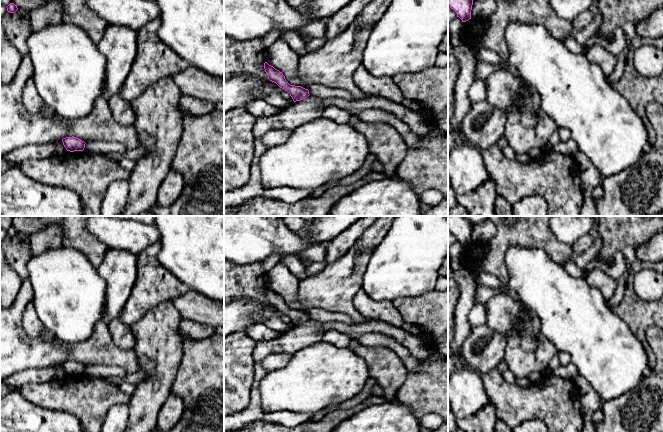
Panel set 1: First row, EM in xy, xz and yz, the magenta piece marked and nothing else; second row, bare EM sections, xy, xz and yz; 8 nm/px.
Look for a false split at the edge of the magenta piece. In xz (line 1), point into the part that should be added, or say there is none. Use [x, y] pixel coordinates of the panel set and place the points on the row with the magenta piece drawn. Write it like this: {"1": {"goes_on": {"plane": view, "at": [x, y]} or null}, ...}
{"1": {"goes_on": null}}

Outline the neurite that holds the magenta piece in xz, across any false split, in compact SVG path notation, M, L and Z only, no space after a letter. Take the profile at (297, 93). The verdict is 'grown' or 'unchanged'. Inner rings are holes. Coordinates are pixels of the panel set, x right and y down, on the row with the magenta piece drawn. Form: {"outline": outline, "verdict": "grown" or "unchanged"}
{"outline": "M267 62L264 63L264 69L268 76L268 79L276 83L280 88L287 91L294 102L305 99L310 95L308 89L305 89L301 86L290 85L286 81L283 73L275 69L273 66L269 65Z", "verdict": "unchanged"}

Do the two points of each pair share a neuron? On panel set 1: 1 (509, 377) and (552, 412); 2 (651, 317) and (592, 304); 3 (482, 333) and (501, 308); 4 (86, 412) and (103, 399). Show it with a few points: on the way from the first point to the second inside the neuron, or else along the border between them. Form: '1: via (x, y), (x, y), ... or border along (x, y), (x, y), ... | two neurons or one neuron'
1: border along (501, 374), (507, 382), (514, 384) | two neurons
2: border along (611, 310), (628, 327) | two neurons
3: border along (486, 324), (502, 333), (506, 340) | two neurons
4: via (90, 408), (99, 399) | one neuron

